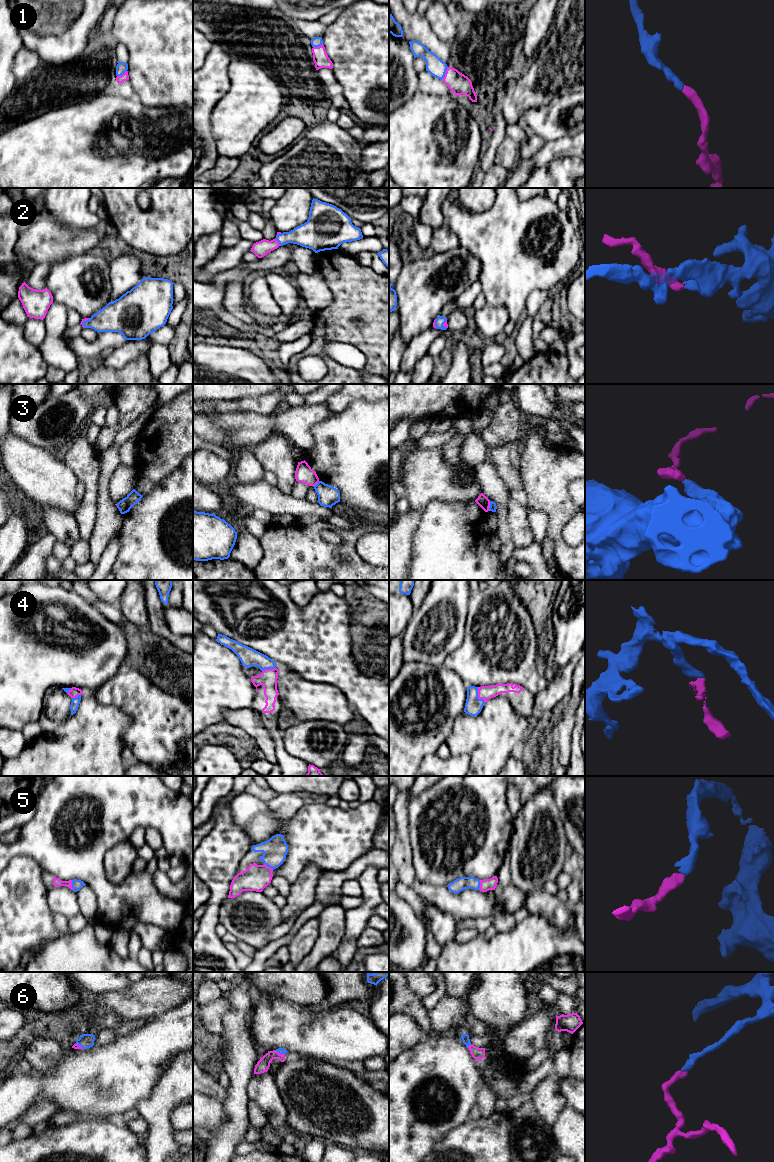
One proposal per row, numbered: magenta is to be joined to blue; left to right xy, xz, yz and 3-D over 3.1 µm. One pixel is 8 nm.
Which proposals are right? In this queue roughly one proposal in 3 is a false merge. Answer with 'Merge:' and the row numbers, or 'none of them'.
Merge: 1, 2, 4, 5, 6

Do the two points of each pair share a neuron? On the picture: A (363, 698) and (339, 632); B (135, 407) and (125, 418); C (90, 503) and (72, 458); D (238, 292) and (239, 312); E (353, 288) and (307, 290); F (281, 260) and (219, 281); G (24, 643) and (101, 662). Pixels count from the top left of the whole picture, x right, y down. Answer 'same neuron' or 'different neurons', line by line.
A: same neuron
B: same neuron
C: same neuron
D: same neuron
E: different neurons
F: same neuron
G: same neuron

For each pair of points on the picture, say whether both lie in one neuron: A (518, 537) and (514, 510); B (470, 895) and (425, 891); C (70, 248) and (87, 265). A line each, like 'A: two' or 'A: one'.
A: one
B: one
C: two

